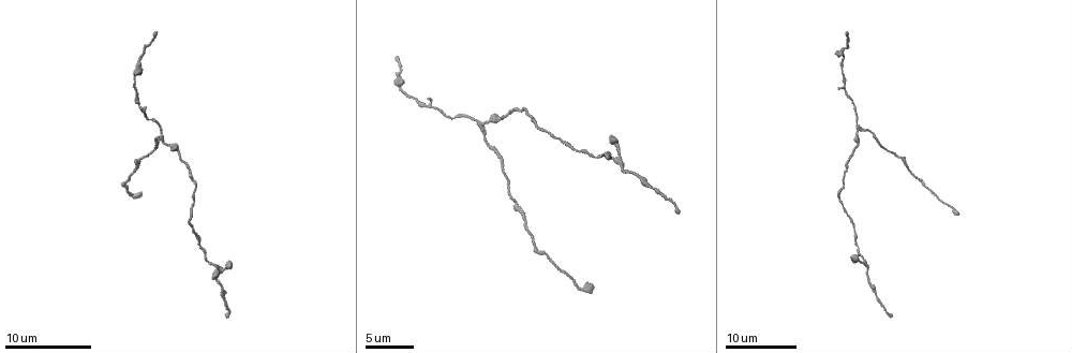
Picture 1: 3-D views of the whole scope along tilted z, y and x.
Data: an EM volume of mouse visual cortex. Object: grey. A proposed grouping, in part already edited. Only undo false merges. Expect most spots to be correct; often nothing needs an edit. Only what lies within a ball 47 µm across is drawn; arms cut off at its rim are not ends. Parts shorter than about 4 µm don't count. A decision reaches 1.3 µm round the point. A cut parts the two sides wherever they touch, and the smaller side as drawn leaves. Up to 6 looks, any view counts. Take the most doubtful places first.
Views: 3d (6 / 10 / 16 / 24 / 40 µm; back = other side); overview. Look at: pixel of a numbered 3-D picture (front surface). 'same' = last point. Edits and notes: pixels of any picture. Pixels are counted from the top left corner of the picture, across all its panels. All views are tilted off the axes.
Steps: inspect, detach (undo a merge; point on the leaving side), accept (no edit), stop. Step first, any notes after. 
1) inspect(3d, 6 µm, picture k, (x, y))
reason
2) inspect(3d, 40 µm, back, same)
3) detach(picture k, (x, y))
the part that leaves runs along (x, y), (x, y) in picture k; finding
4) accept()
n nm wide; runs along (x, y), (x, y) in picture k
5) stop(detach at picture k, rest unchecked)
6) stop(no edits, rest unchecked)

inspect(3d, 24 µm, picture 1, (858, 126))
arms part here

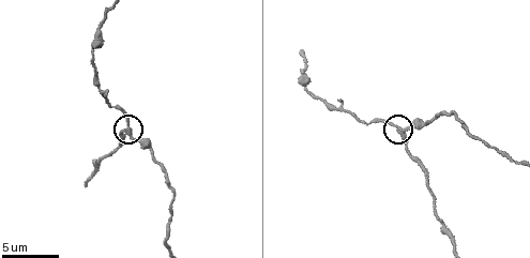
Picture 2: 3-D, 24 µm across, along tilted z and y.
inspect(3d, 10 µm, picture 2, (401, 131))

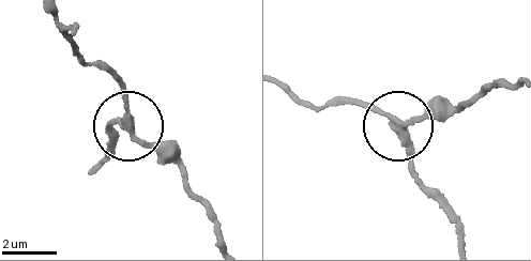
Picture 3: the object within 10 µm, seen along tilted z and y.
detach(picture 3, (411, 163))
3 arms; the part that leaves runs along (394, 126), (413, 171), (446, 208), (460, 239) in picture 3; two cells meet here

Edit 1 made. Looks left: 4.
inspect(3d, 10 µm, picture 2, (348, 110))
thick turns thin

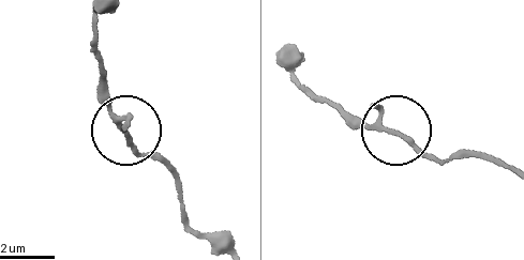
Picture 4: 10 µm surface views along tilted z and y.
inspect(3d, 6 µm, picture 4, (392, 133))
closer look

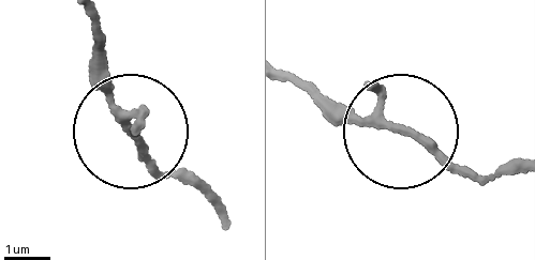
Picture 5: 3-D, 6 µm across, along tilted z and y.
accept()
150 nm wide; one cell here

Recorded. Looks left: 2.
inspect(3d, 16 µm, picture 1, (215, 265))
three-way junction

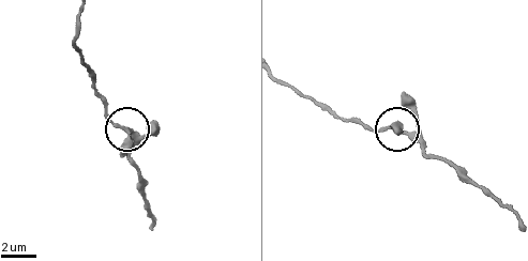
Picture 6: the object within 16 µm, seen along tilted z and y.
inspect(3d, 10 µm, picture 6, (125, 127))

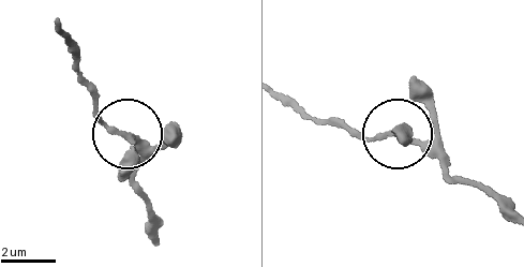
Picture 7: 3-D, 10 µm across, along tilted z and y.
accept()
3 arms; runs along (57, 28), (98, 113), (148, 157) in picture 7; one cell here

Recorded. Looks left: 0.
stop(detach at picture 3, rest unchecked)

